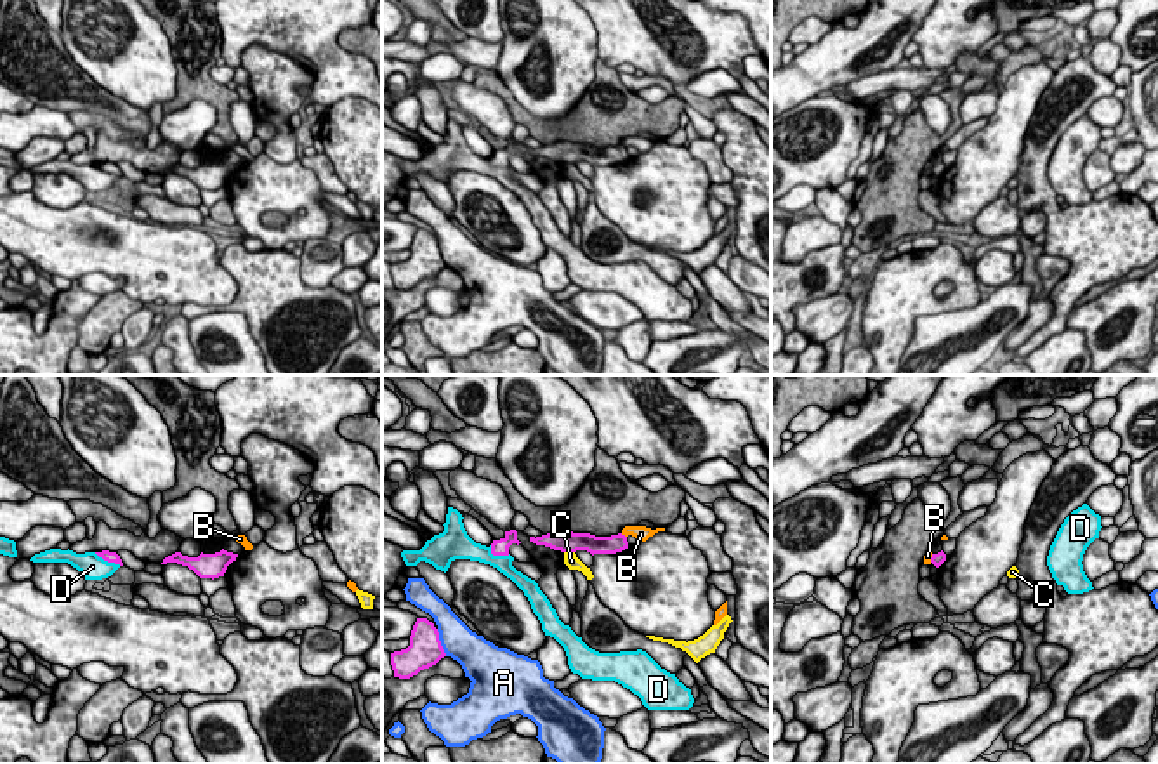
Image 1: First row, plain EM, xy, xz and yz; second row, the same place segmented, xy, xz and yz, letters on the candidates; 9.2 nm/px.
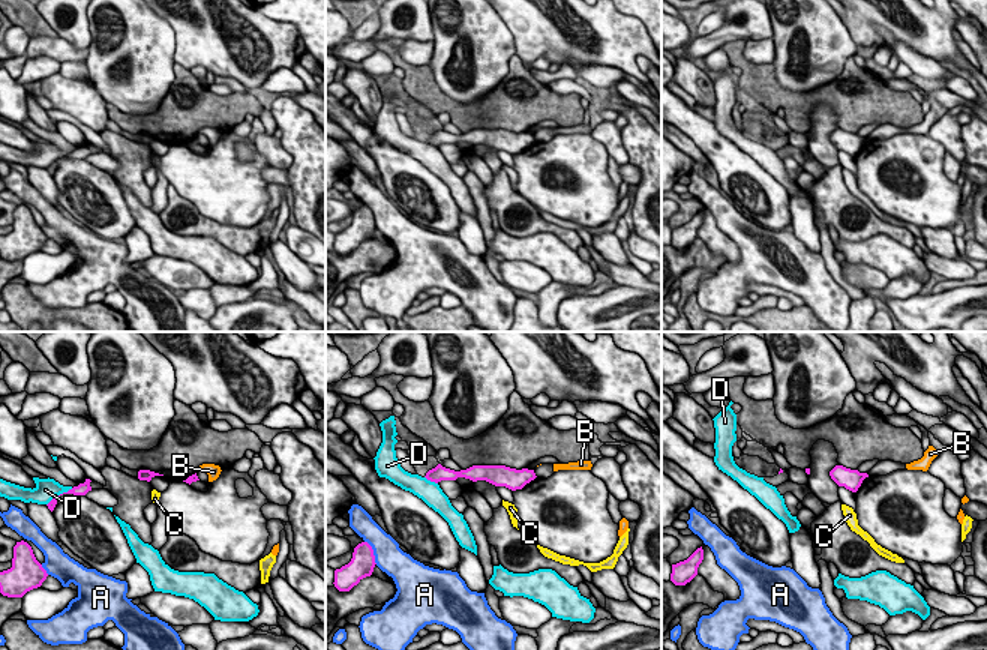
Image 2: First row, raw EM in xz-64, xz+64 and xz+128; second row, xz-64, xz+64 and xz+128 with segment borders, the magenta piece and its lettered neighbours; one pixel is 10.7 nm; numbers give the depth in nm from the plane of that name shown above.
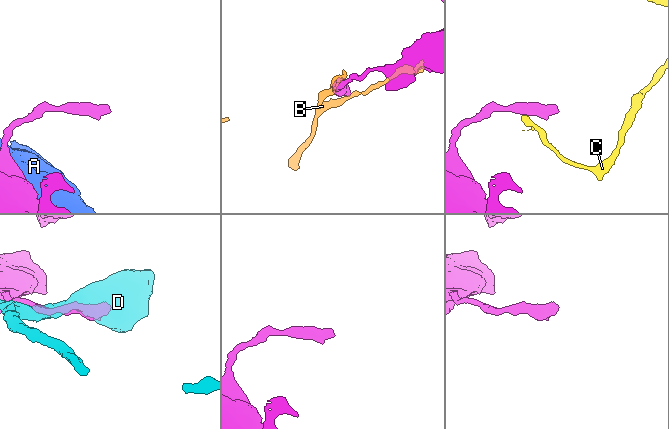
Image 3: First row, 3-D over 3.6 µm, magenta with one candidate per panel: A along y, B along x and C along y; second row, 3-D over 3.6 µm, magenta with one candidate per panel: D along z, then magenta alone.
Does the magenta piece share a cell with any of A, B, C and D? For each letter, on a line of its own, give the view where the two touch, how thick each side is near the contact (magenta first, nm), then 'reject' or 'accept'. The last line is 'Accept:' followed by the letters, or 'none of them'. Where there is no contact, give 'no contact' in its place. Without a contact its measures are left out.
A: contact in xz; calibres 300 and 320 nm; reject
B: contact in xz; calibres 170 and 140 nm; reject
C: contact in xz; calibres 200 and 140 nm; reject
D: contact in xy; calibres 100 and 240 nm; reject
Accept: none of them

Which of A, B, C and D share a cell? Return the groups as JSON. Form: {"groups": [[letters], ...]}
{"groups": [["A"], ["B"], ["C"], ["D"]]}

